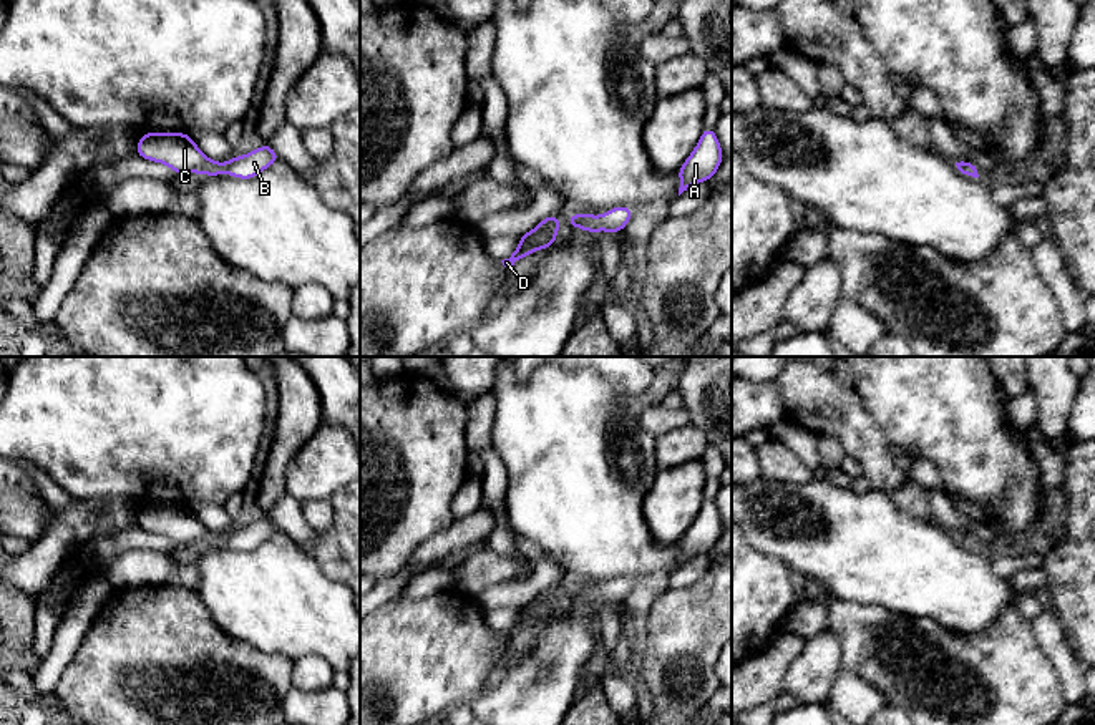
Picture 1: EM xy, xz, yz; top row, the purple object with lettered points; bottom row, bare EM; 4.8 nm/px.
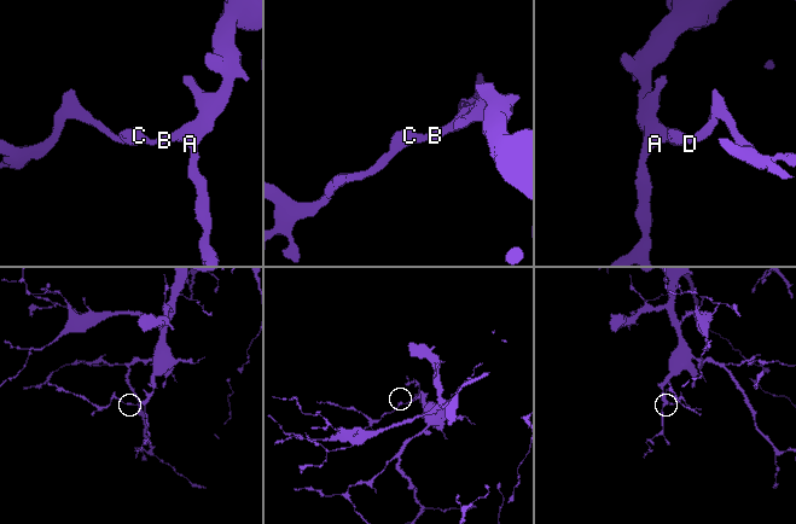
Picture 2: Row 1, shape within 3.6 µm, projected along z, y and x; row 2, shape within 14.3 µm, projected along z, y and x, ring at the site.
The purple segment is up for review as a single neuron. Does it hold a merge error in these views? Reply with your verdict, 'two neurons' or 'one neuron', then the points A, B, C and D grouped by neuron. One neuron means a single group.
one neuron; groups A B C D

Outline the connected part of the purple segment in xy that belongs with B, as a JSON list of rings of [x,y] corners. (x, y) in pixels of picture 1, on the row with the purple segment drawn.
[[[144,133],[139,136],[136,154],[166,164],[176,174],[221,176],[227,173],[237,179],[252,179],[280,161],[279,154],[264,143],[259,149],[217,163],[209,159],[187,133]]]

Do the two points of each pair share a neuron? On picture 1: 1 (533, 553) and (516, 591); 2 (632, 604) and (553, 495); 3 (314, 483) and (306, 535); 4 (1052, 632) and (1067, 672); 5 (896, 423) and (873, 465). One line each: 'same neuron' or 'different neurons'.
1: same neuron
2: same neuron
3: different neurons
4: same neuron
5: different neurons

